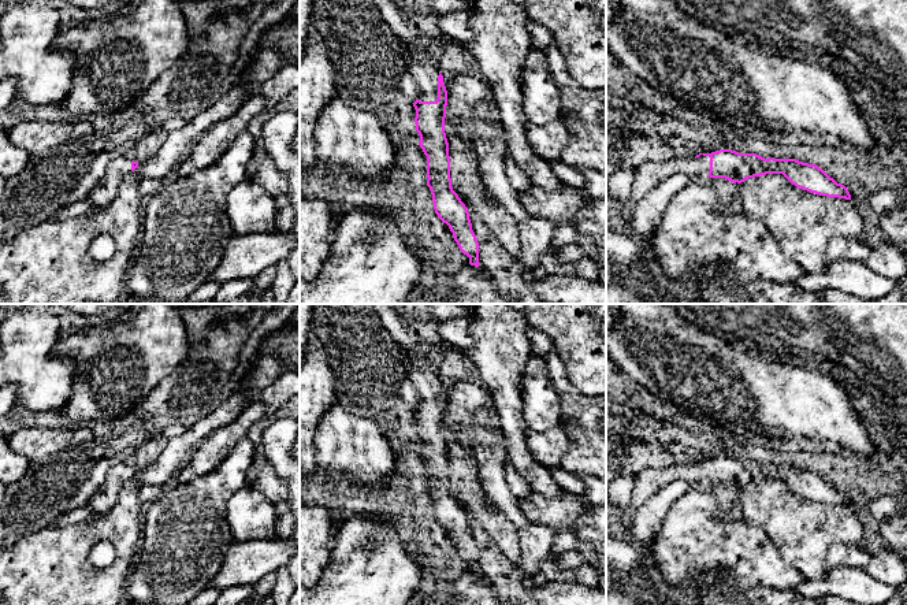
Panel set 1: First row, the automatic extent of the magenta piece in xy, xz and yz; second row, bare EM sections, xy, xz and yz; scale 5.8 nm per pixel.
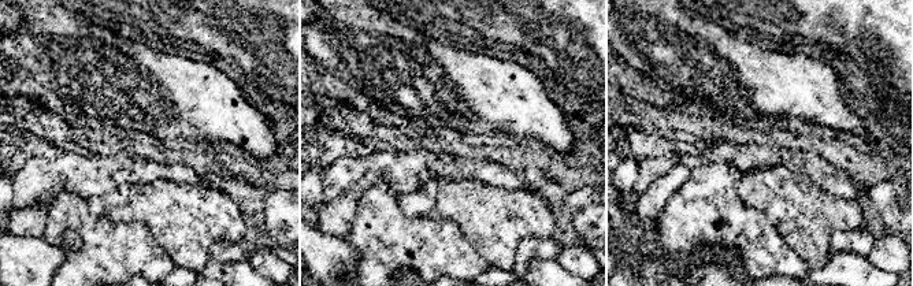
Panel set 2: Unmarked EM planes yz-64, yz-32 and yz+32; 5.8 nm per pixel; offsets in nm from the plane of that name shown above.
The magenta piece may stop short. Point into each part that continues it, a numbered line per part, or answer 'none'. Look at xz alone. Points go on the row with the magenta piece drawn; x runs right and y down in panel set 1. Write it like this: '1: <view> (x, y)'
1: xz (426, 70)

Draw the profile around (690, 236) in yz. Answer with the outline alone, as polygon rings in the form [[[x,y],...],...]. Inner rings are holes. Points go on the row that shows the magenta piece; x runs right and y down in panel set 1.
[[[692,177],[676,193],[662,214],[658,229],[650,241],[668,282],[684,293],[694,289],[694,278],[705,266],[715,264],[731,283],[741,286],[748,282],[793,282],[803,276],[803,268],[787,256],[766,224],[735,212],[718,215],[714,208],[731,203],[739,185],[725,178]]]

